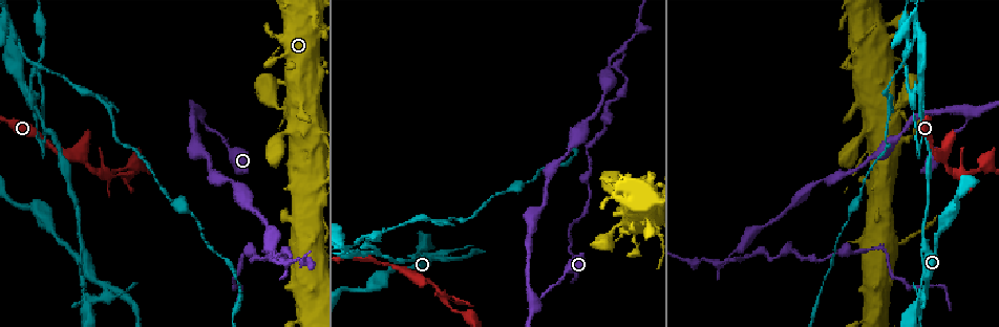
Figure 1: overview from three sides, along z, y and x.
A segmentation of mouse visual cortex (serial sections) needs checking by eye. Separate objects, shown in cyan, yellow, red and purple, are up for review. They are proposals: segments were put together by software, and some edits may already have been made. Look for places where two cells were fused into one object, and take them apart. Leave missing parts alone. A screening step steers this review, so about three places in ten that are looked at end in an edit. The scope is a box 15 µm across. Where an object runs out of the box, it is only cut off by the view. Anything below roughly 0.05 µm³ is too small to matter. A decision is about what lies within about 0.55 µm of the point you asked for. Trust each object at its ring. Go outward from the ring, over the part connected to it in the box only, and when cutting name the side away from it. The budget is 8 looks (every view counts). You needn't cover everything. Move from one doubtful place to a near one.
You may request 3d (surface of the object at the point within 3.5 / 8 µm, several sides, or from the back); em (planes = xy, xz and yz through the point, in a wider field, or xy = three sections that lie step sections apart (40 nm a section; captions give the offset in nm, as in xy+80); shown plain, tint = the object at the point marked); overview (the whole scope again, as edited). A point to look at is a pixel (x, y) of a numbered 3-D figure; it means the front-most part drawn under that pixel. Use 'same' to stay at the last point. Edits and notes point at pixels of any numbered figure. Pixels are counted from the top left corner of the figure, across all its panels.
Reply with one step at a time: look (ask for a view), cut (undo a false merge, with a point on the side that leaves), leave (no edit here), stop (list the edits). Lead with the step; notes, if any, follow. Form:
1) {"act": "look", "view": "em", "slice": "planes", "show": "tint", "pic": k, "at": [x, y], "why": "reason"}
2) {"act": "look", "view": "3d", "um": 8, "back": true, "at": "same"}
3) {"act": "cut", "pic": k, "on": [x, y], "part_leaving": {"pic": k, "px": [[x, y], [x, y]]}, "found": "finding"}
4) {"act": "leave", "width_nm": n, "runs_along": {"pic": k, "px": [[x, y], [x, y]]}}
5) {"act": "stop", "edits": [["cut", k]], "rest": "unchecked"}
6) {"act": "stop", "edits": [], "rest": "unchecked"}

{"act": "look", "view": "3d", "um": 3.5, "back": true, "pic": 1, "at": [198, 113], "why": "sharp bend"}

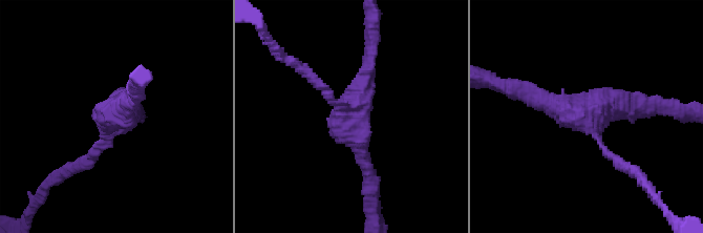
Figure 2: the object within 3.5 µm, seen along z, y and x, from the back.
{"act": "look", "view": "em", "slice": "planes", "show": "tint", "pic": 2, "at": [351, 115], "arms": 3, "arm_widths_nm": [150, 250, 250], "why": "need the tissue"}

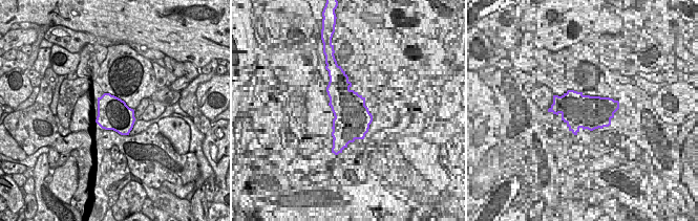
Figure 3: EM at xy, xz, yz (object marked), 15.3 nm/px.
{"act": "look", "view": "em", "slice": "xy", "step": 3, "show": "tint", "at": "same"}

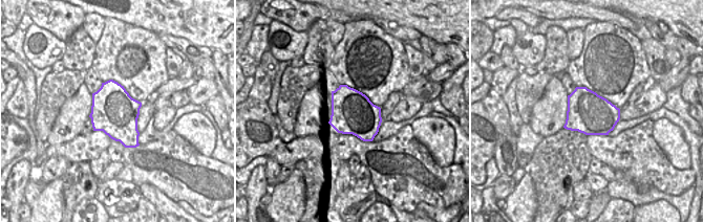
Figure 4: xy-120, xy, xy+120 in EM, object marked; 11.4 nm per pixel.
{"act": "leave", "width_nm": 480, "runs_along": {"pic": 2, "px": [[82, 166], [121, 105], [136, 108]]}, "found": "continuous, no second cell"}

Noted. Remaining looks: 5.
{"act": "look", "view": "3d", "um": 3.5, "pic": 1, "at": [105, 286], "why": "three-way junction"}

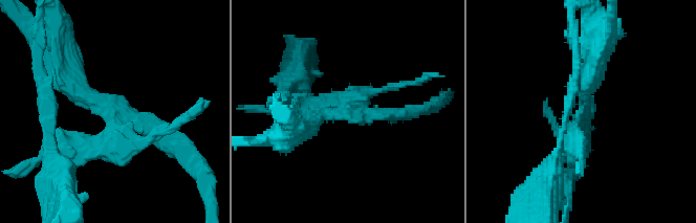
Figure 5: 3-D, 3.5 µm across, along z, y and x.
{"act": "look", "view": "em", "slice": "xy", "step": 3, "show": "plain", "pic": 5, "at": [347, 111], "why": "shape alone is not enough"}

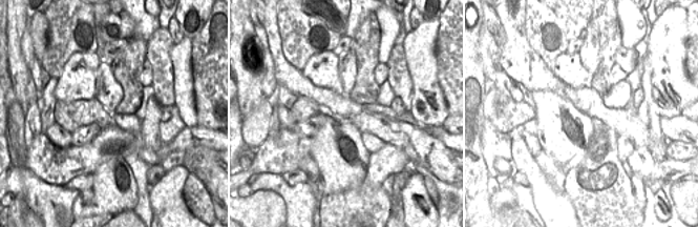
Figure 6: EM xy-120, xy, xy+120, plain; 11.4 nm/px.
{"act": "look", "view": "em", "slice": "xy", "step": 3, "show": "tint", "at": "same", "why": "where the object lies"}

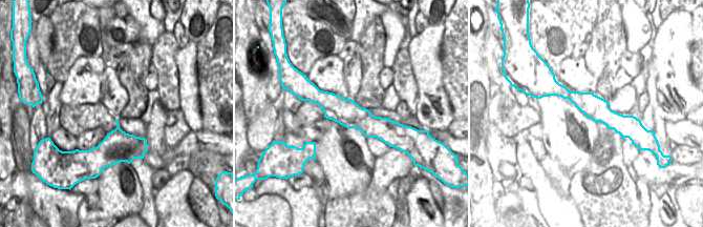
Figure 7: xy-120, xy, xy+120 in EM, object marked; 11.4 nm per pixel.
{"act": "cut", "pic": 5, "on": [573, 40], "found": "two cells meet here"}

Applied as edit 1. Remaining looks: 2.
{"act": "stop", "edits": [["cut", 5]], "rest": "unchecked"}

